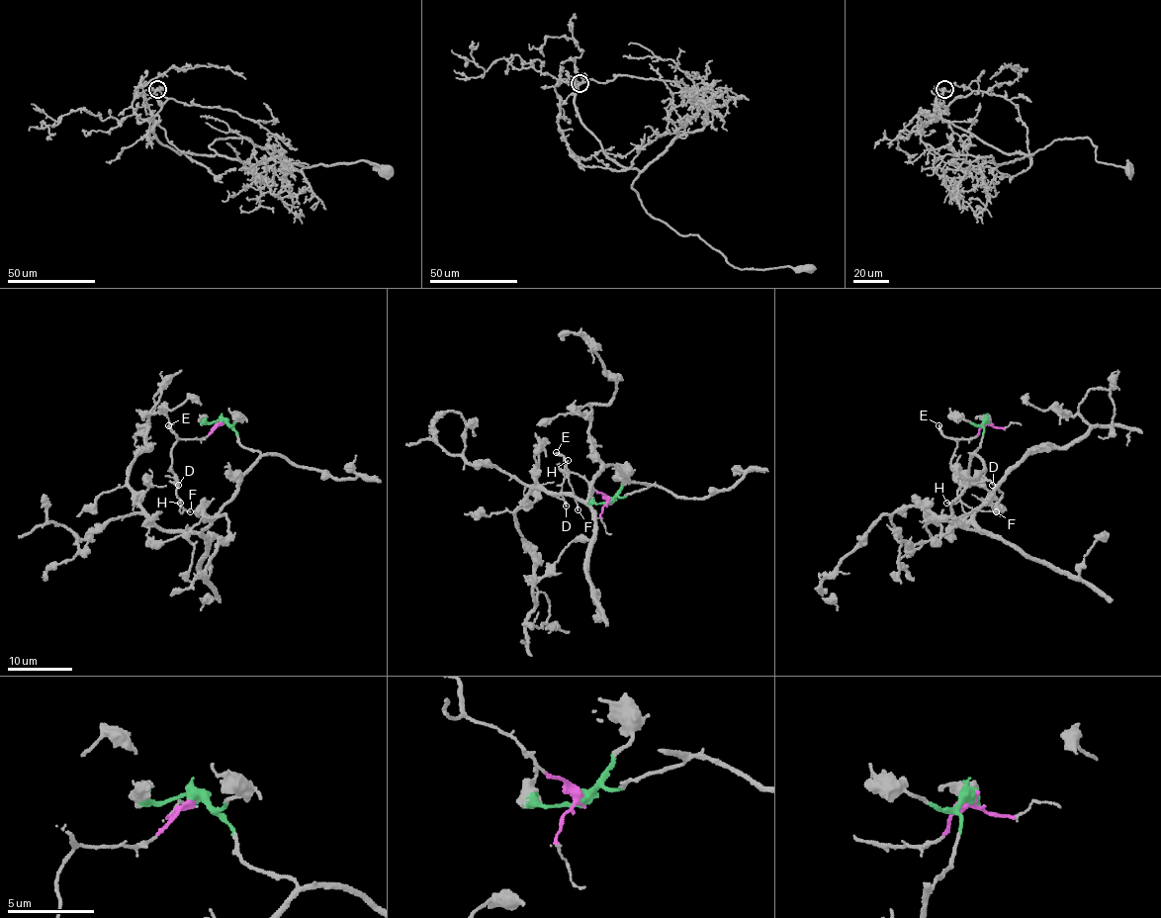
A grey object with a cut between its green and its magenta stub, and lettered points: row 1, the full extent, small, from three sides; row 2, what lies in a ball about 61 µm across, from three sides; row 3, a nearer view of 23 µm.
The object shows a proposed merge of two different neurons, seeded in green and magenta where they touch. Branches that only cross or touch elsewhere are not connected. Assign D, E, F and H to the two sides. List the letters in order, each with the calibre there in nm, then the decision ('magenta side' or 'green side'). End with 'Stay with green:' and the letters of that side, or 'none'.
D: calibre 170 nm; magenta side
E: calibre 240 nm; magenta side
F: calibre 120 nm; magenta side
H: calibre 100 nm; magenta side
Stay with green: none

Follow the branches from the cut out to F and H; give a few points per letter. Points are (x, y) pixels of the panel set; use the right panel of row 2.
F: (987, 421), (969, 439), (957, 439), (951, 470), (959, 485), (957, 498), (974, 509), (997, 512)
H: (987, 421), (969, 439), (957, 439), (951, 470), (959, 485), (959, 500), (946, 503)

